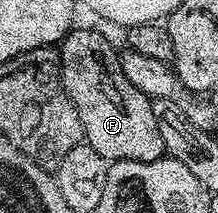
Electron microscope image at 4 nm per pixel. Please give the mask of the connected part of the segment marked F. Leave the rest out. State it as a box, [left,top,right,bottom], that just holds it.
[60,28,166,162]

